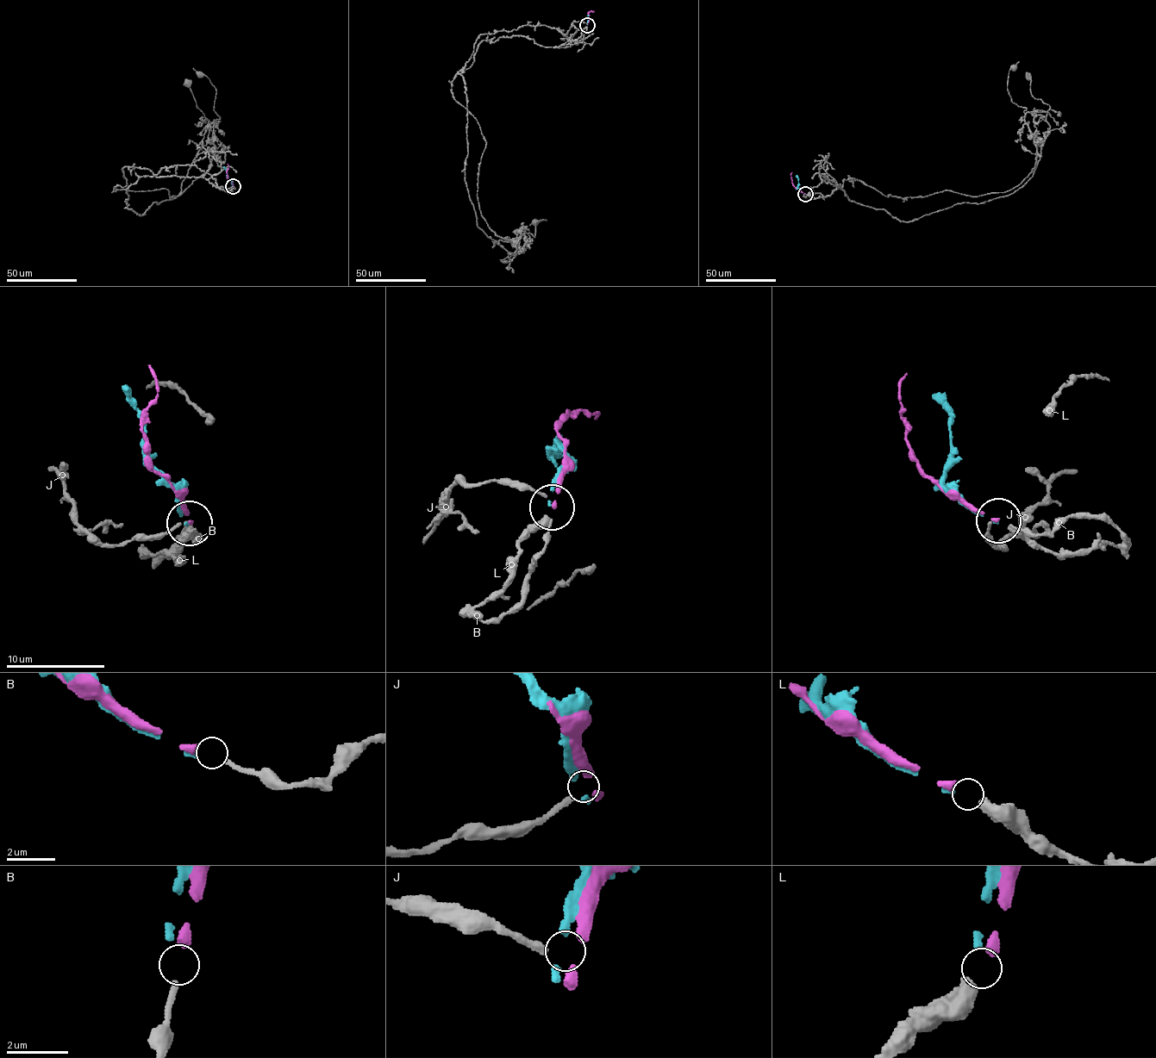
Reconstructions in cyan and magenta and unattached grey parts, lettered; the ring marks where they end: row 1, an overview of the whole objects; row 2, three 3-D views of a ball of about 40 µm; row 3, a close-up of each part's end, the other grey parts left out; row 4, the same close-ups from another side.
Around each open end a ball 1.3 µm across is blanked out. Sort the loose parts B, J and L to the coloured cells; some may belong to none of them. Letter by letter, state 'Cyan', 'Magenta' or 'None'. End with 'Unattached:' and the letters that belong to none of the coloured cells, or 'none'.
B: Magenta
J: None
L: Cyan
Unattached: J

